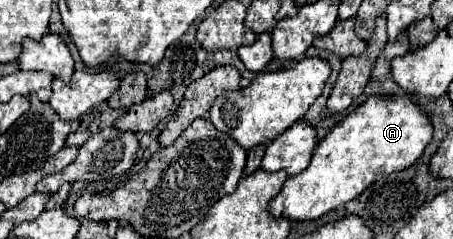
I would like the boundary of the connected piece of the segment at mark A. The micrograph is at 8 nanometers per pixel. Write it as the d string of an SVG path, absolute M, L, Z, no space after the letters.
M368 97L318 143L310 165L286 179L268 211L272 217L288 217L290 221L314 221L352 201L378 179L410 167L430 139L432 125L410 97Z

